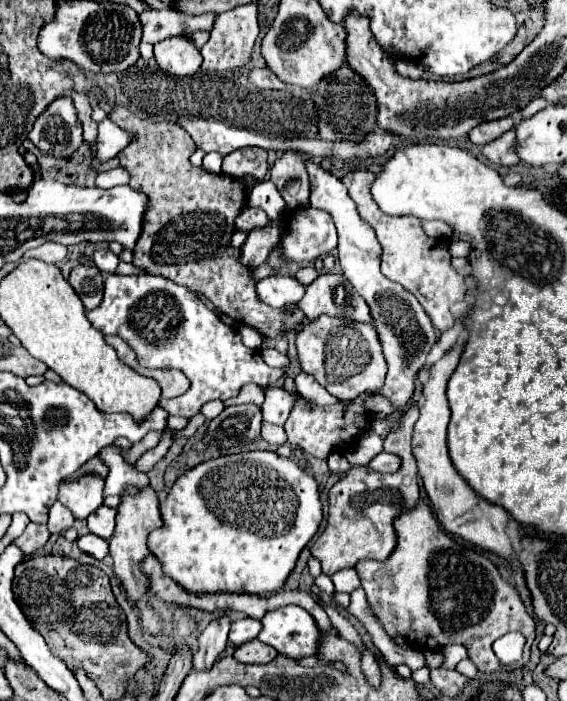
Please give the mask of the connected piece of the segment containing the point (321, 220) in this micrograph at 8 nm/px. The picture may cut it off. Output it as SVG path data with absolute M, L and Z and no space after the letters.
M299 207L287 213L289 233L281 239L283 263L303 263L325 257L337 249L337 229L329 213L315 207Z

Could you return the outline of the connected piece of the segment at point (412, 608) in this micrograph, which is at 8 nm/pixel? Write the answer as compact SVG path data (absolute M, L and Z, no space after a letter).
M417 505L401 515L395 521L395 531L397 547L387 561L359 561L355 565L369 609L387 635L391 639L403 637L409 647L419 651L463 645L481 673L499 673L503 665L497 661L491 643L509 631L519 631L525 635L527 643L523 659L513 667L523 667L529 661L535 623L527 615L515 587L499 575L487 553L467 541L453 541L427 505Z

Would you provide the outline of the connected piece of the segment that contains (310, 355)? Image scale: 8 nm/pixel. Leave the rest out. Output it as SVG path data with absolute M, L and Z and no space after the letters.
M321 315L297 331L297 357L305 373L313 375L337 399L353 399L363 391L379 389L387 375L381 345L371 323Z

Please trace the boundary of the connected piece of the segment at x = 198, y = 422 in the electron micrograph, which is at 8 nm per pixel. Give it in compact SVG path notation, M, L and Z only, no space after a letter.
M197 413L195 417L191 417L191 419L189 419L189 423L187 423L187 427L185 427L185 429L173 431L173 433L171 433L171 437L173 437L173 439L181 439L181 437L191 437L191 435L193 435L193 433L195 433L195 431L197 431L197 429L199 429L199 427L201 427L201 425L205 423L205 421L207 421L207 419L205 419L205 417L201 415L201 413Z

